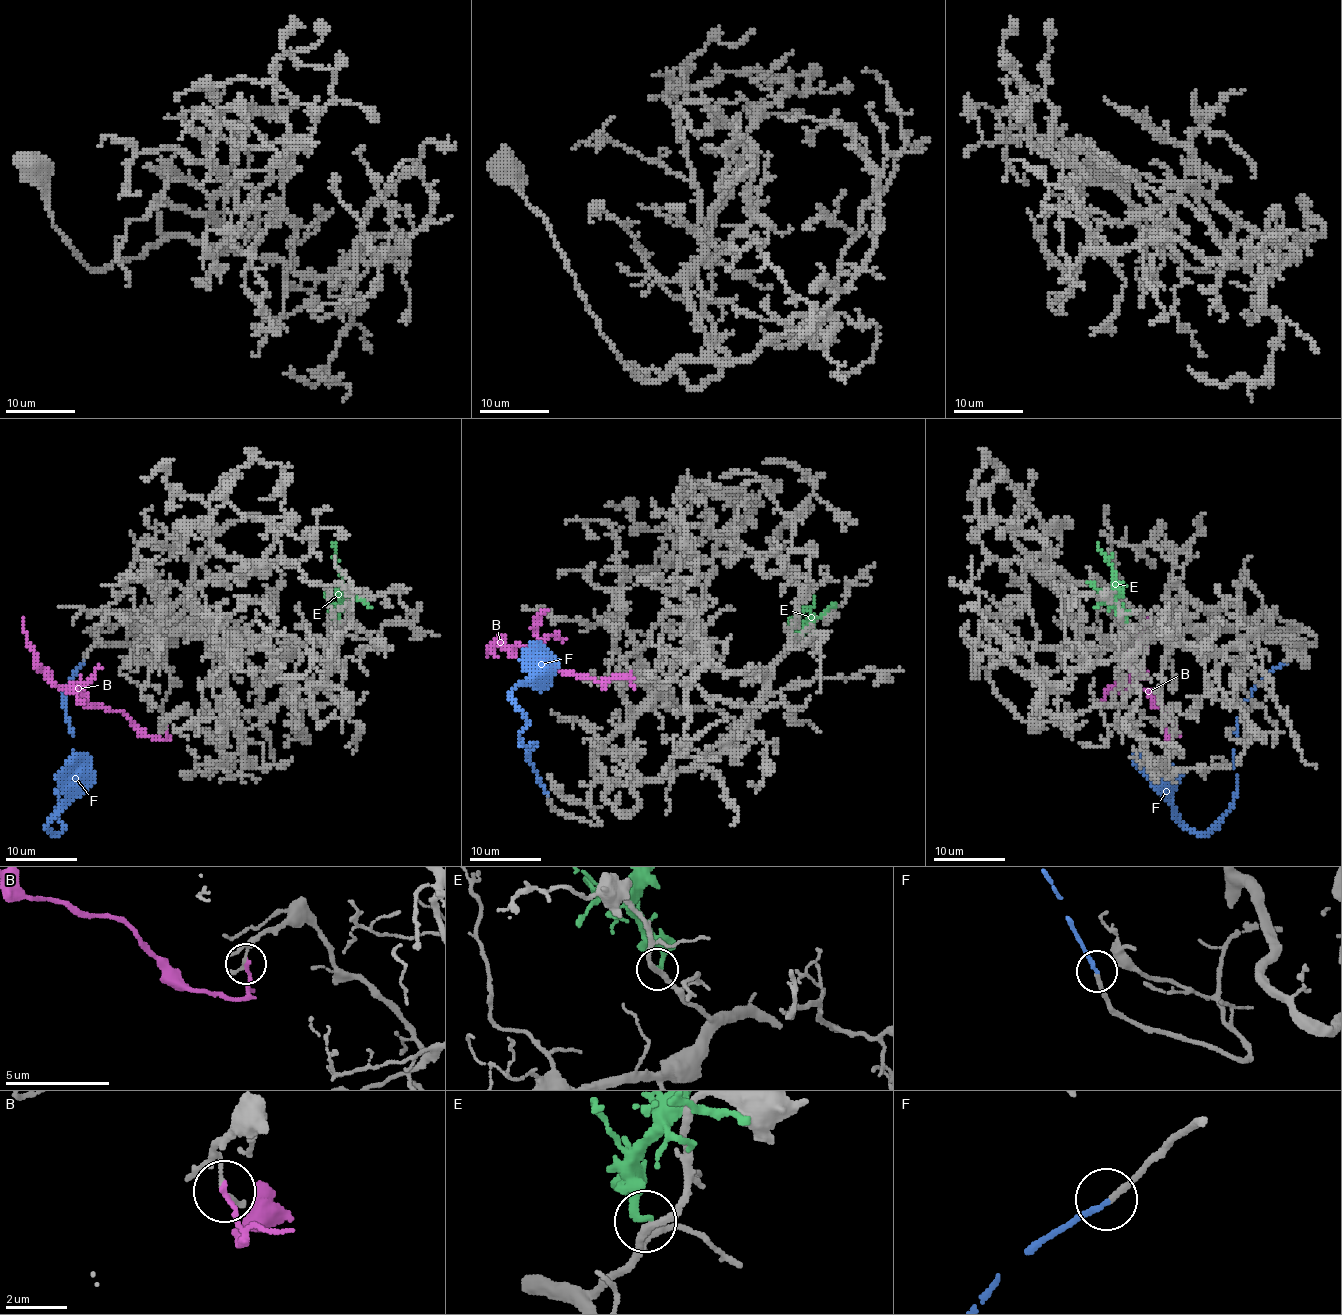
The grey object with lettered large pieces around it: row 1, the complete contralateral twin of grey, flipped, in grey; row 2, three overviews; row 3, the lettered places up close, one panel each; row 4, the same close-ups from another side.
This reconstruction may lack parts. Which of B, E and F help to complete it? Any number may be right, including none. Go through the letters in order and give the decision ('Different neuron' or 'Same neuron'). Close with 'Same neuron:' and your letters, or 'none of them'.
B: Different neuron
E: Different neuron
F: Same neuron
Same neuron: F

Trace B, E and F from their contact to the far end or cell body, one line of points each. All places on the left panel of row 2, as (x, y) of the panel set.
B: (165, 728), (164, 738), (147, 737), (124, 713), (94, 706), (79, 692), (56, 685), (34, 660), (22, 616)
E: (338, 622), (336, 611), (341, 600), (341, 573), (336, 563), (334, 543)
F: (83, 661), (65, 703), (72, 758), (58, 798), (63, 826), (54, 834), (47, 823), (81, 753)

